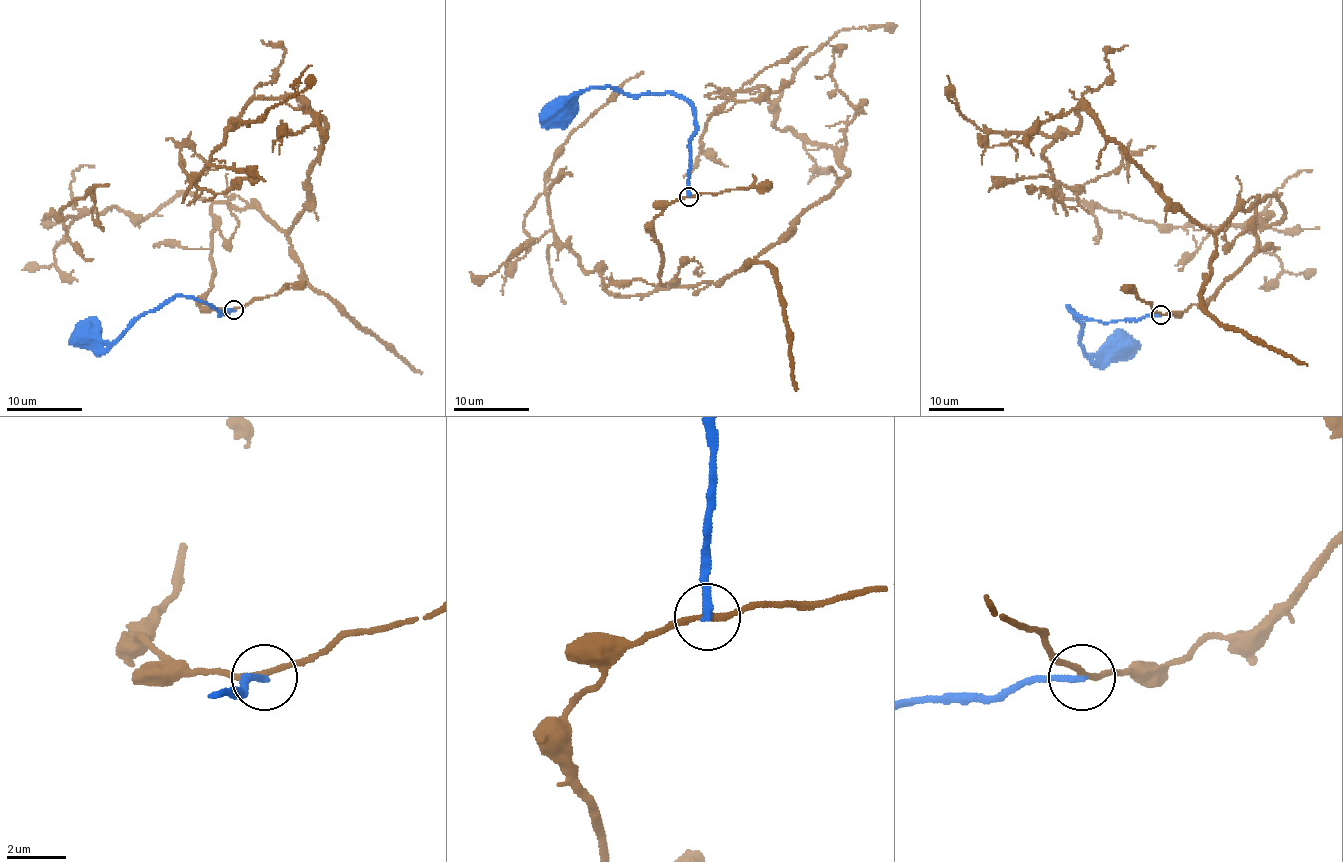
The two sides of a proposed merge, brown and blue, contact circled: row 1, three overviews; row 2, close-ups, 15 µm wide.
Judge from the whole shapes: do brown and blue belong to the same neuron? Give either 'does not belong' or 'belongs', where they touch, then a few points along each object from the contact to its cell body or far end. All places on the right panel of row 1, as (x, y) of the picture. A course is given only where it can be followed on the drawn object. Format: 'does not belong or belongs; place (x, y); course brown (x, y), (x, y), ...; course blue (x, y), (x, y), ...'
does not belong; place (1160, 314); course brown (1160, 314), (1256, 248), (1256, 207), (1210, 232), (1086, 104), (1043, 153), (1071, 186), (1124, 154), (1128, 176); course blue (1160, 314), (1109, 322), (1086, 320), (1070, 308), (1082, 323), (1080, 341), (1084, 353), (1122, 356), (1121, 349)

